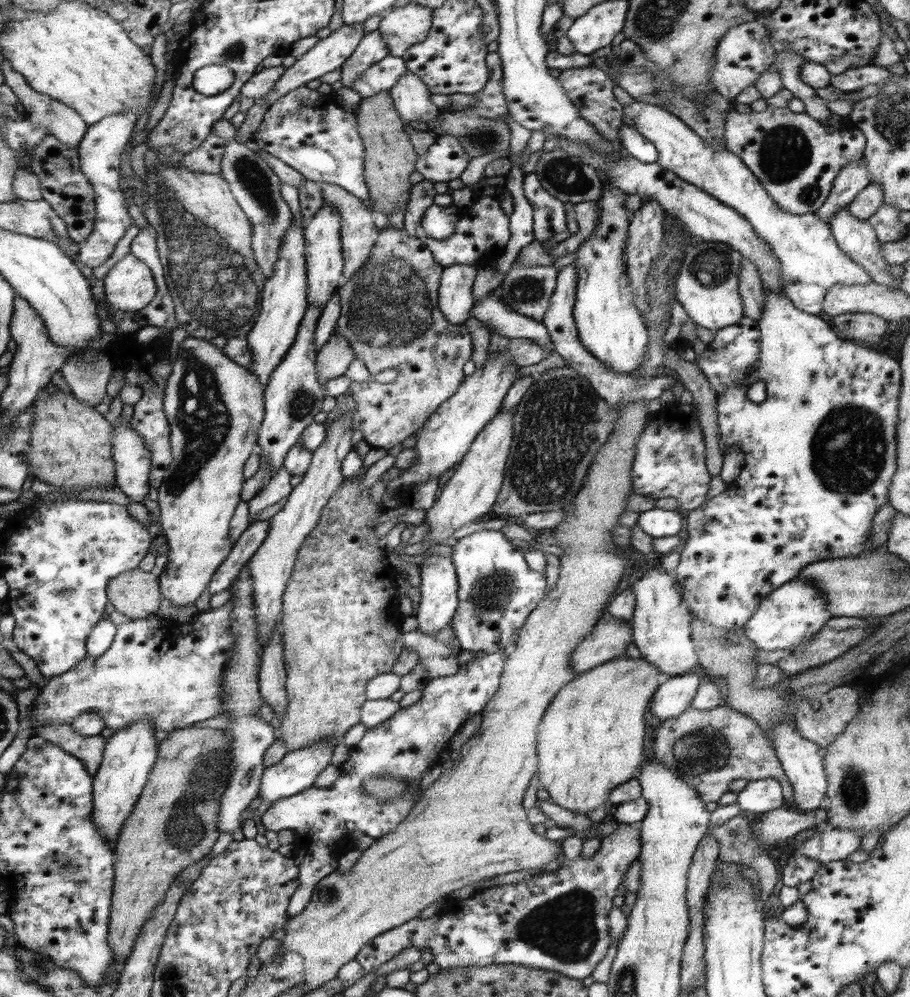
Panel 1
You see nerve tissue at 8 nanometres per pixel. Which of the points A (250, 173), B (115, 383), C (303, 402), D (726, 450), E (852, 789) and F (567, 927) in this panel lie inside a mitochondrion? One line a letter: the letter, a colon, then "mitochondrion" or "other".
A: mitochondrion
B: other
C: mitochondrion
D: other
E: mitochondrion
F: mitochondrion

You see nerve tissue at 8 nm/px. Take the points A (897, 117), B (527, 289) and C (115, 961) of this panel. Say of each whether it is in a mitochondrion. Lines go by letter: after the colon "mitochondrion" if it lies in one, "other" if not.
A: mitochondrion
B: mitochondrion
C: other

